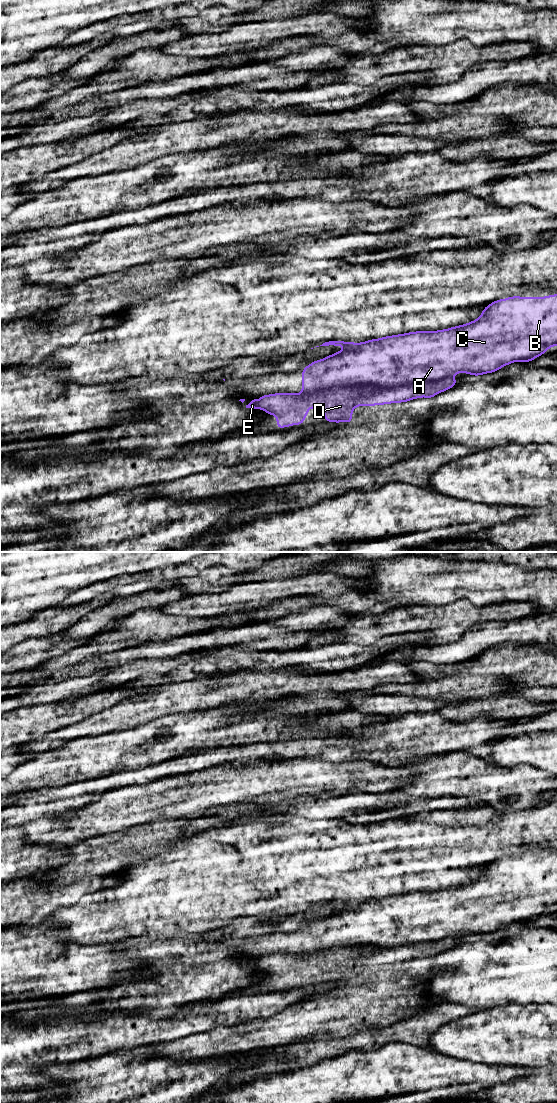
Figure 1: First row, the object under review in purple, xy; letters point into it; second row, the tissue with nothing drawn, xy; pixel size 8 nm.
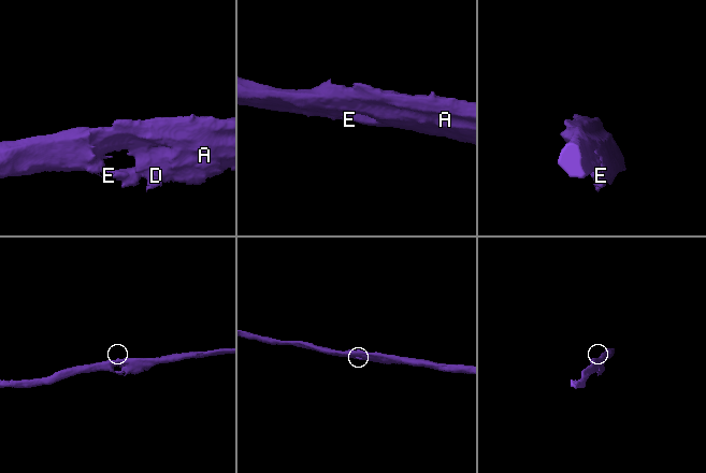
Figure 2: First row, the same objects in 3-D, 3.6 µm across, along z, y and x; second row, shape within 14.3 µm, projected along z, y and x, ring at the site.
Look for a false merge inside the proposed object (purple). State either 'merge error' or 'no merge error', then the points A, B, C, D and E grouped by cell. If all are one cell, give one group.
merge error; groups A B C / D E

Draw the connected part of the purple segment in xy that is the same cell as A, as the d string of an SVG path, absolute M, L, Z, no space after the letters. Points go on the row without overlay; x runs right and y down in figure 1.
M557 854L546 857L520 857L496 860L482 870L481 876L467 884L438 891L416 891L385 896L380 899L354 903L329 901L320 906L344 906L342 912L333 913L313 921L302 929L302 952L313 953L338 946L371 945L391 948L452 937L456 933L480 936L497 932L512 922L531 922L550 907L557 906Z

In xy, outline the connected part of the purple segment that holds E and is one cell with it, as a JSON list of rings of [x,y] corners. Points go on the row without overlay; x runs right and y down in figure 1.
[[[448,937],[391,948],[357,945],[332,947],[313,953],[274,953],[260,955],[260,962],[256,961],[257,957],[252,958],[246,968],[262,969],[268,975],[276,975],[278,989],[304,984],[311,967],[324,970],[325,982],[346,981],[351,985],[353,969],[357,966],[401,963],[421,957],[433,959],[436,954],[453,948],[458,942]]]

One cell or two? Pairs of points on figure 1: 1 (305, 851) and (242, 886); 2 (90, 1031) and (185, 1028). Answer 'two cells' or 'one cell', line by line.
1: one cell
2: one cell

